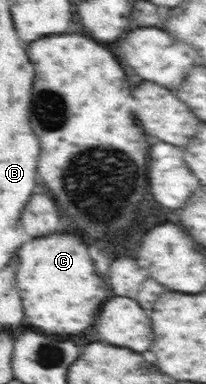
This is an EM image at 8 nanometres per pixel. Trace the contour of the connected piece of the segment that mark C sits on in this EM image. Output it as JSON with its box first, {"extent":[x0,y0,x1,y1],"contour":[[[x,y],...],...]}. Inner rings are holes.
{"extent":[16,232,108,336],"contour":[[[52,232],[36,238],[24,239],[24,246],[17,250],[16,285],[18,285],[25,316],[30,326],[62,336],[76,336],[90,328],[100,312],[102,302],[108,298],[108,284],[94,270],[88,256],[88,246],[76,242],[74,234]]]}

